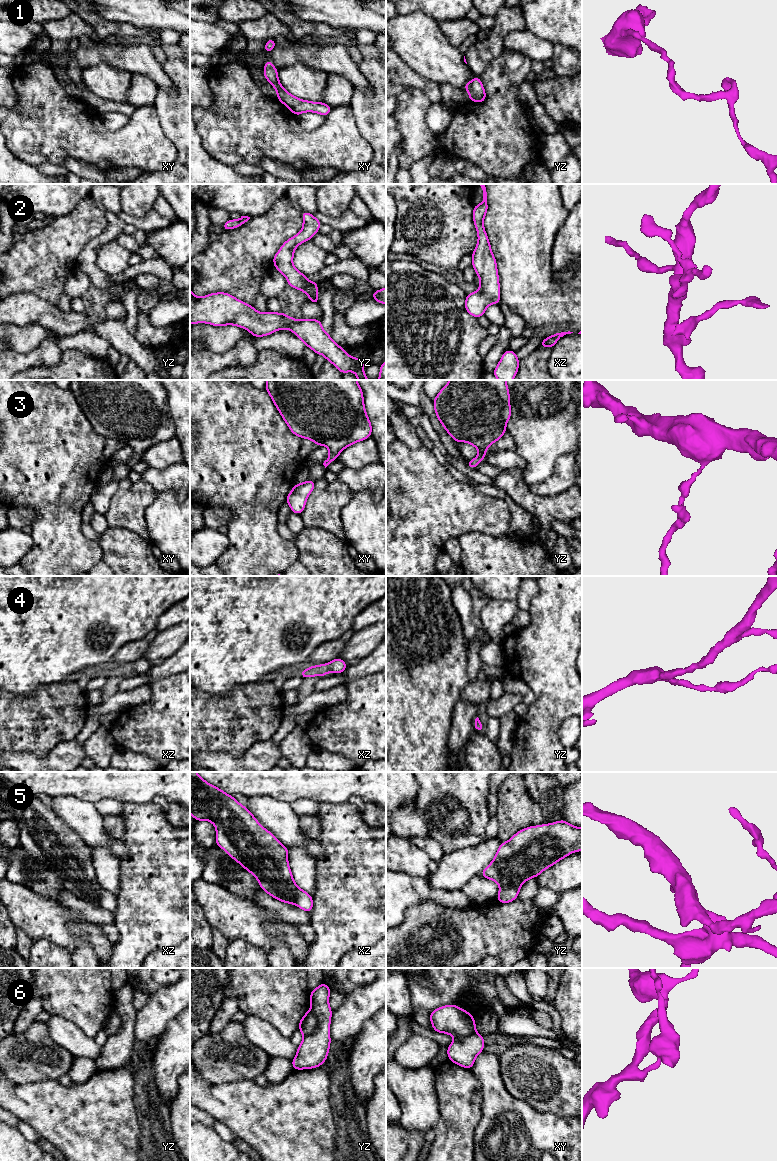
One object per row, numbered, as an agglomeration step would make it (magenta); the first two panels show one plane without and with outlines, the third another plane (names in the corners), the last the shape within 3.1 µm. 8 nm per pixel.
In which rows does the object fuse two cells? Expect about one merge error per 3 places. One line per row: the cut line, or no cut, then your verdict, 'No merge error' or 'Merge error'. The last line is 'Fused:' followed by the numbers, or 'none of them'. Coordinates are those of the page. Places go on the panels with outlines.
1: Split along xy (279, 82), (274, 87). Merge error
2: No split. No merge error
3: No split. No merge error
4: No split. No merge error
5: Split along yz (520, 884), (509, 884), (500, 888). Merge error
6: No split. No merge error
Fused: 1, 5

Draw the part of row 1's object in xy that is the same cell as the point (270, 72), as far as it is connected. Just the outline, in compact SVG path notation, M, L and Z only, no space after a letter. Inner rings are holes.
M270 59L265 63L263 75L273 87L277 87L279 85L278 70L274 67Z

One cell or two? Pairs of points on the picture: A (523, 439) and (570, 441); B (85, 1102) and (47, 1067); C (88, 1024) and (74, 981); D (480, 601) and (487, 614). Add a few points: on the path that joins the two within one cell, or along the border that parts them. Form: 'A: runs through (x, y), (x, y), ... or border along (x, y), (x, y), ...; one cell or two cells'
A: runs through (535, 439), (558, 439); one cell
B: border along (58, 1080), (41, 1080), (35, 1084); two cells
C: runs through (88, 1013), (86, 1000), (81, 992); one cell
D: border along (490, 598), (480, 613), (481, 626); two cells

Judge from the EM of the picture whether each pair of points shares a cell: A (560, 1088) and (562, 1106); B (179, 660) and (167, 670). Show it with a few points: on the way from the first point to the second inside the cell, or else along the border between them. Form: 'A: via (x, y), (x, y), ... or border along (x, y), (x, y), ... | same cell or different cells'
A: via (562, 1092), (562, 1102) | same cell
B: via (176, 663), (170, 667) | same cell

